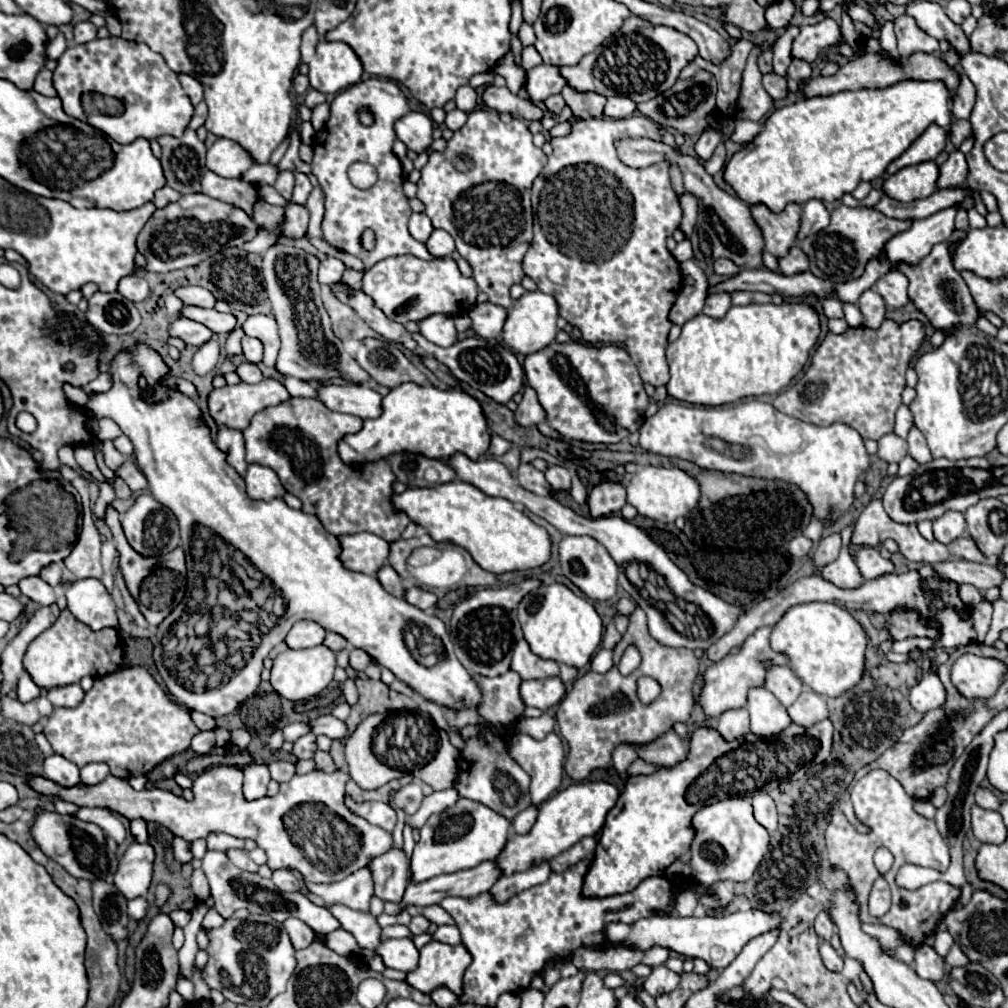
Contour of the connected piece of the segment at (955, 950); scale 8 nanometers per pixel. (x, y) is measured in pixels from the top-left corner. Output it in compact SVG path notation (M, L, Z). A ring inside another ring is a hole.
M957 945L951 947L951 951L949 951L949 955L947 955L945 961L947 961L951 967L959 967L959 965L967 965L967 963L969 963L967 955L965 955Z

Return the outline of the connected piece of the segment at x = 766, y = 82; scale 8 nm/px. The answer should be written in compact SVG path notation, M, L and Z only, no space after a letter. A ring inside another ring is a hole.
M767 73L763 75L763 87L773 99L785 99L787 97L787 79L777 75L777 73Z

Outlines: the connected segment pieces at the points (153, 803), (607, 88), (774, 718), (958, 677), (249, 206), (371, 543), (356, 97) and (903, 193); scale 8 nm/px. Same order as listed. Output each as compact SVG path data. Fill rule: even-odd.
M211 767L193 781L193 801L175 797L165 789L135 791L127 779L109 775L95 787L75 785L71 789L59 787L49 779L31 779L31 787L43 795L59 795L79 807L101 807L121 813L127 819L145 819L159 823L173 831L177 837L195 841L207 837L213 831L221 831L233 837L253 839L267 853L267 865L271 869L299 869L303 879L313 883L333 883L351 875L355 869L371 863L375 855L381 855L391 847L391 833L367 823L351 813L345 803L345 783L349 775L345 771L323 773L319 769L307 775L295 775L291 781L281 783L281 791L275 797L263 797L247 803L243 799L243 771L239 767Z
M631 15L617 35L585 55L579 65L563 67L559 73L579 93L599 93L603 97L629 95L633 101L647 101L661 95L677 81L681 69L697 57L697 47L687 35Z
M765 687L749 691L747 711L751 715L751 733L761 739L773 739L791 725L787 709Z
M965 657L965 665L955 665L953 667L953 683L959 689L961 695L965 697L991 697L999 683L1003 681L1003 675L1007 673L1007 667L1003 667L1003 663L999 663L997 659L983 659L983 657L969 657L969 663L973 663L971 667L967 665L967 657Z
M206 169L201 179L201 187L205 195L243 209L249 217L253 217L253 205L259 199L257 185L243 179L225 179Z
M355 533L355 535L341 535L339 539L339 561L345 569L375 575L375 571L387 561L389 543L379 539L377 535Z
M371 77L367 81L359 81L347 87L345 91L335 95L329 107L331 107L331 117L325 123L321 135L313 143L313 161L311 161L313 175L317 177L325 193L325 217L321 223L321 231L323 231L323 241L329 243L333 249L345 251L363 261L365 265L363 271L345 269L341 277L341 283L359 291L363 273L381 259L387 259L393 255L405 255L405 253L411 253L419 259L435 259L427 251L425 243L415 241L407 231L407 221L413 211L409 207L409 199L403 193L401 163L391 149L393 141L397 139L393 125L401 117L405 117L411 109L407 105L405 93L397 87L397 83L391 79L379 79L379 77ZM361 109L367 109L373 115L371 125L363 125L359 121ZM355 161L365 161L375 165L379 173L379 181L367 191L353 191L353 185L347 177L347 167ZM365 229L375 231L377 245L373 251L361 249L359 239Z
M935 161L917 163L899 169L883 181L883 193L897 201L925 199L937 191L935 181L939 177L939 167Z

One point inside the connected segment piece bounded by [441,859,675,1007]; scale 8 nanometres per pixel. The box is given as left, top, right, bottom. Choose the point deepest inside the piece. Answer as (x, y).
(509, 943)

